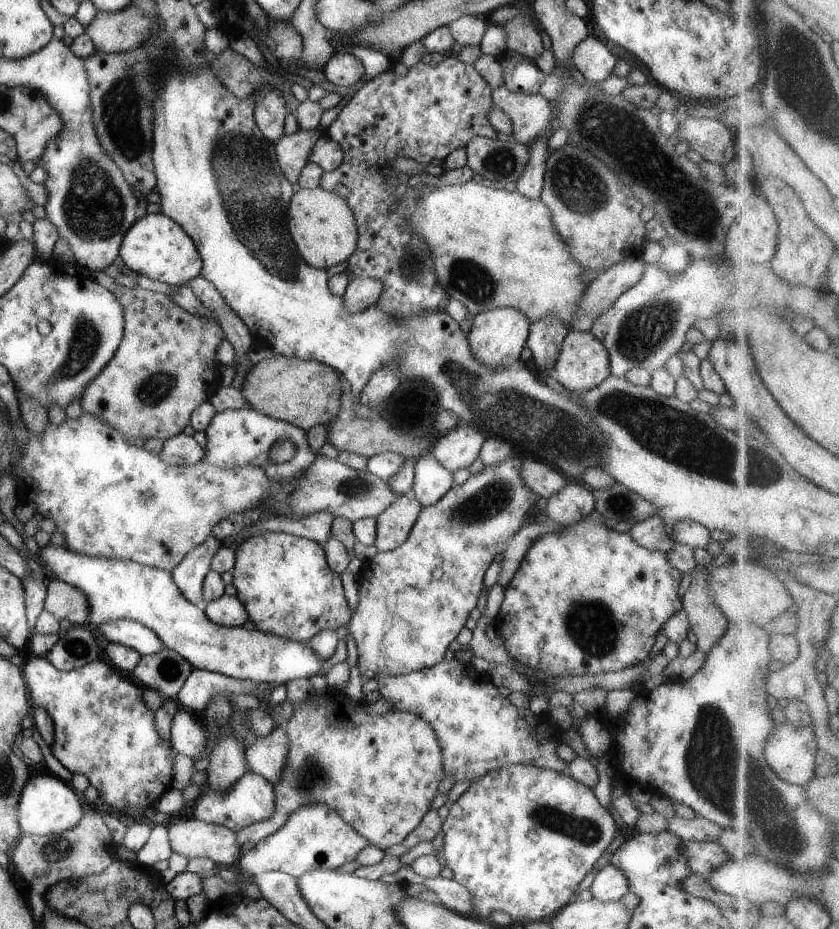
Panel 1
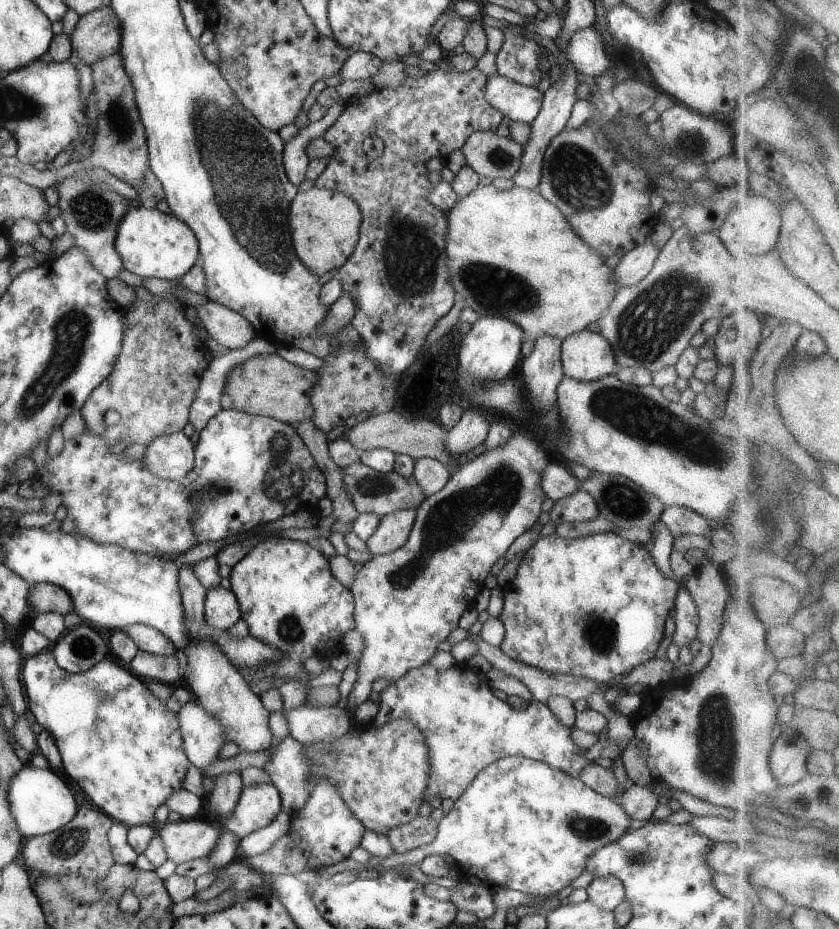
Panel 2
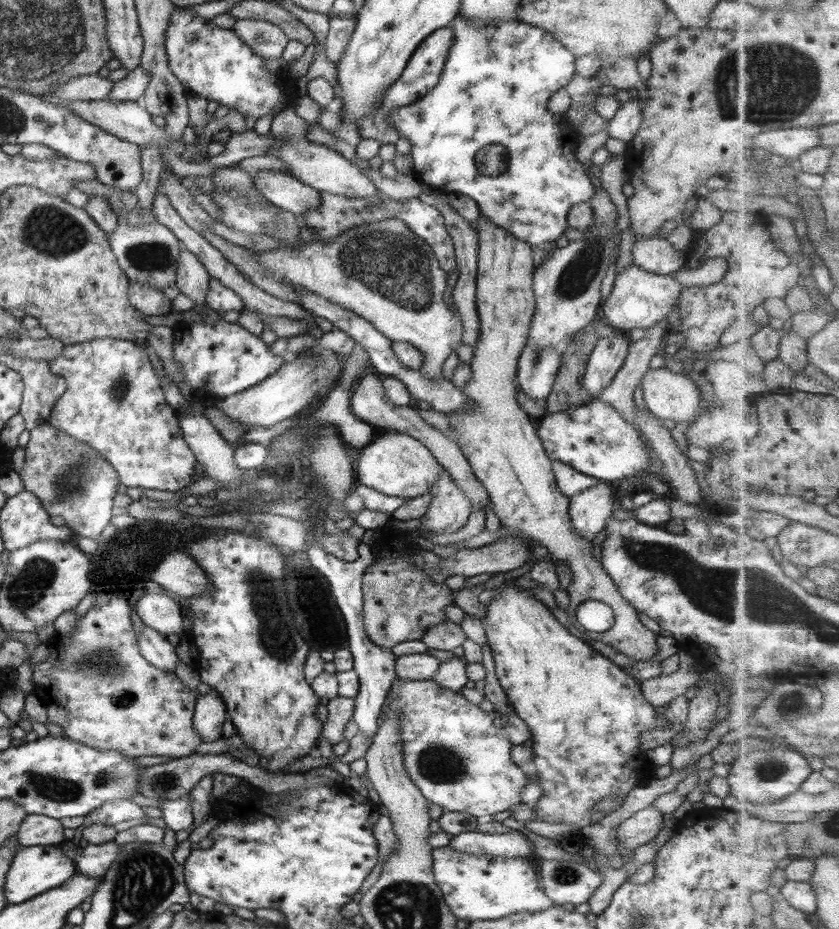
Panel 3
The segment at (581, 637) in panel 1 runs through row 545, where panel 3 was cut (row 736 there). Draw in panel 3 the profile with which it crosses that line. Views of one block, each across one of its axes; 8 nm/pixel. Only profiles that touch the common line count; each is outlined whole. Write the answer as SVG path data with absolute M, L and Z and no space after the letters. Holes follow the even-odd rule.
M513 583L503 584L486 605L482 623L494 656L498 681L515 714L532 734L535 779L545 792L534 804L534 814L544 822L574 824L578 836L582 827L608 815L608 812L596 812L596 803L612 793L624 799L632 787L655 778L655 769L645 758L644 750L640 750L639 737L646 730L665 730L666 722L673 724L664 715L657 714L654 706L644 698L637 679L599 654L586 640L570 634L551 610L524 588Z

